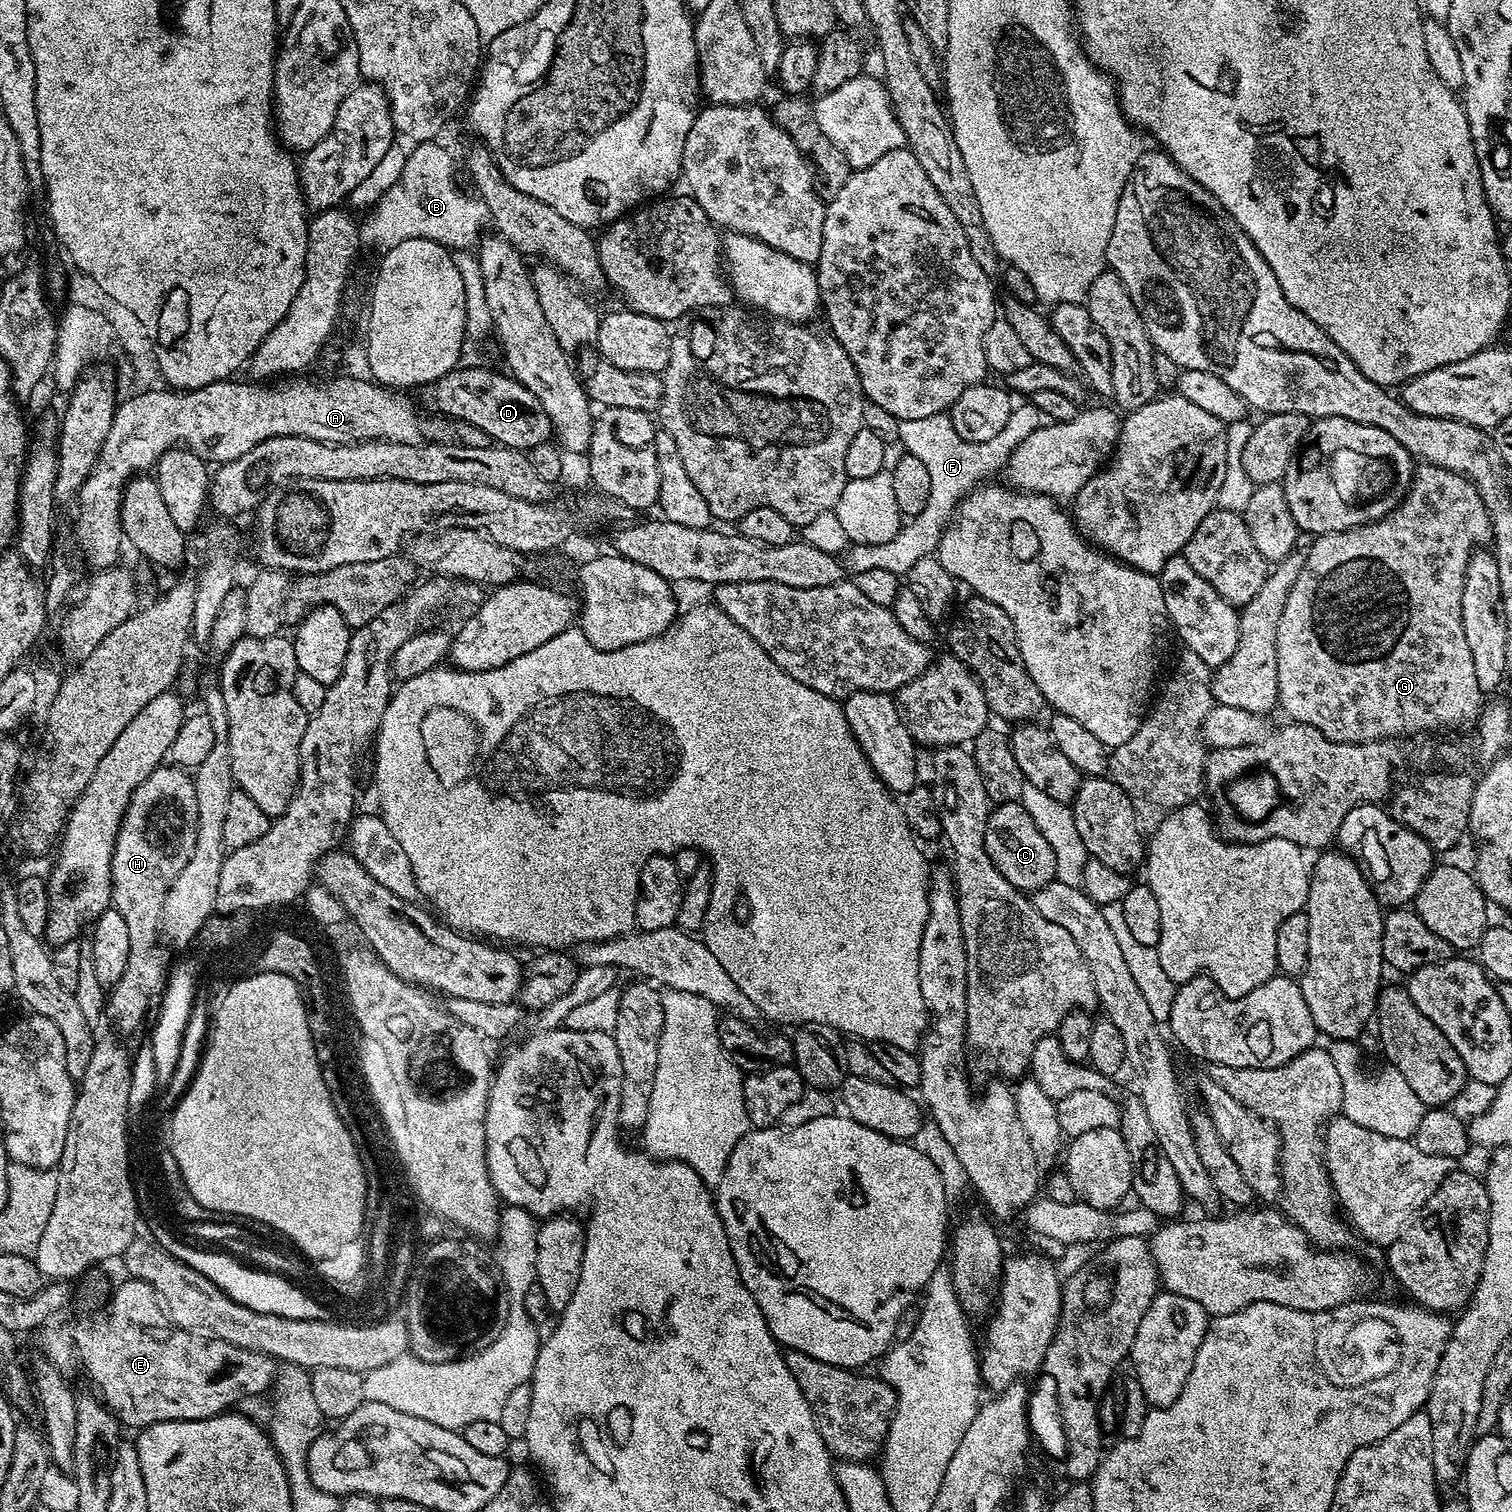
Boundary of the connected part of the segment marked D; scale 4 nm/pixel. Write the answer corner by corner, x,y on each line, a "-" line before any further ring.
457,366
451,372
442,374
442,378
423,385
419,389
419,399
436,404
437,410
448,416
458,416
474,424
492,439
489,441
505,448
527,450
549,443
554,436
552,423
538,398
534,398
534,394
530,394
530,390
526,390
526,386
522,386
510,374
501,372

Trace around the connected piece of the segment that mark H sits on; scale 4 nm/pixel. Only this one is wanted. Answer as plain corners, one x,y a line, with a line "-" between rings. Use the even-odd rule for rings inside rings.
162,764
136,788
124,814
120,831
115,840
112,868
112,904
126,918
130,930
130,962
125,973
113,984
106,996
106,1016
124,1032
132,1032
144,1020
148,1003
159,1001
164,995
169,973
164,968
164,952
156,948
156,939
162,936
160,915
166,902
166,894
186,866
197,842
197,794
193,777
183,769

